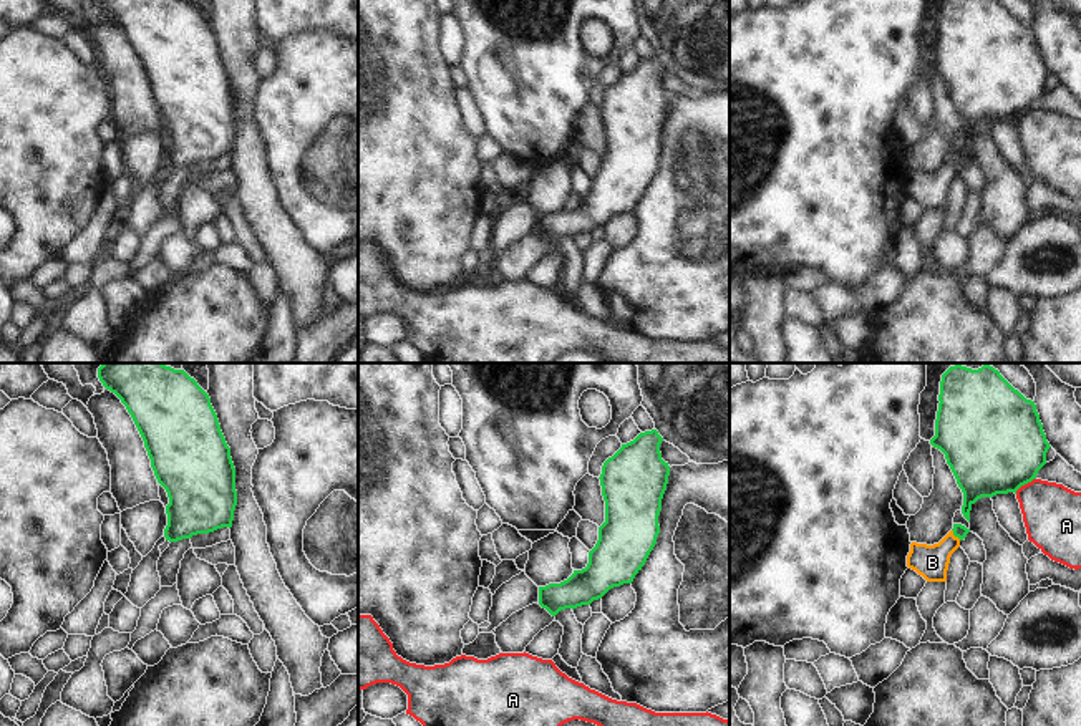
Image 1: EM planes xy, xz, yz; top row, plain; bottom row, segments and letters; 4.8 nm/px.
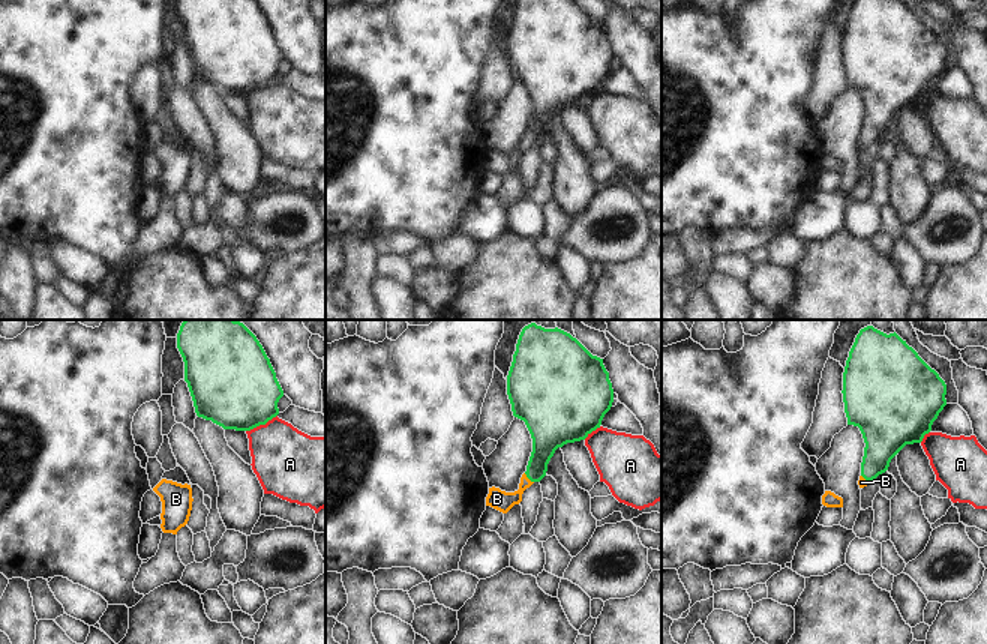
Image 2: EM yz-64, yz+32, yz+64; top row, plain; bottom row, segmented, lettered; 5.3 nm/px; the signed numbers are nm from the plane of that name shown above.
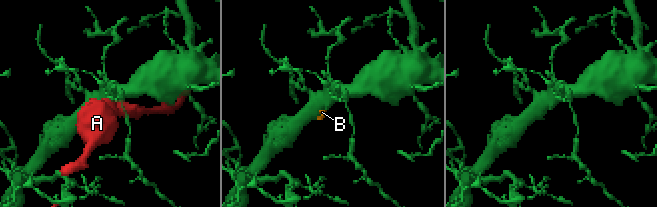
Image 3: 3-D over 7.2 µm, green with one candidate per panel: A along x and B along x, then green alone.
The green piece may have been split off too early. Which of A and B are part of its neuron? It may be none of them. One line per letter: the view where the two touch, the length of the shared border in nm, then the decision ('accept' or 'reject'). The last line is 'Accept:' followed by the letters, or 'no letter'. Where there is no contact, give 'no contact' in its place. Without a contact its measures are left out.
A: meets green in yz; contact 130 nm long; reject
B: meets green in yz; contact 70 nm long; accept
Accept: B

